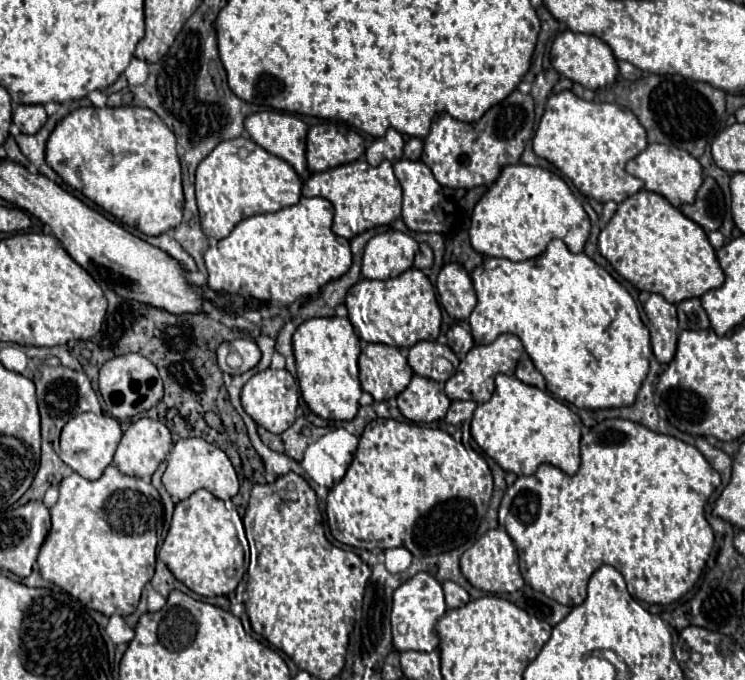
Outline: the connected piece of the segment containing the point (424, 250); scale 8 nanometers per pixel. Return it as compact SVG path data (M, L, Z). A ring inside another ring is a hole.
M421 243L415 256L415 268L425 270L431 268L431 264L433 264L433 251L428 244Z

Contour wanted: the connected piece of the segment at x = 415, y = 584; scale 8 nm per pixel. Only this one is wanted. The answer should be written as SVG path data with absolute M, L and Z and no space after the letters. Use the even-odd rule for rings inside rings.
M419 572L407 582L403 582L393 594L393 612L391 612L391 626L393 626L393 646L397 652L403 650L423 650L431 652L439 646L439 636L435 632L437 620L445 614L445 598L441 584L427 572ZM405 622L409 626L407 634L399 634L397 626Z

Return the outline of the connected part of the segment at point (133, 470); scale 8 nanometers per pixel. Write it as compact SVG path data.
M141 418L123 434L113 462L127 476L151 476L169 454L171 444L171 432L163 422Z

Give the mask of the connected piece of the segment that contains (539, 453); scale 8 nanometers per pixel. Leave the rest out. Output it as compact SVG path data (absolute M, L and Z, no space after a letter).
M507 374L495 376L491 400L477 406L471 422L471 436L503 470L515 472L517 476L533 474L539 464L545 462L561 468L569 476L579 470L581 418L551 394Z

